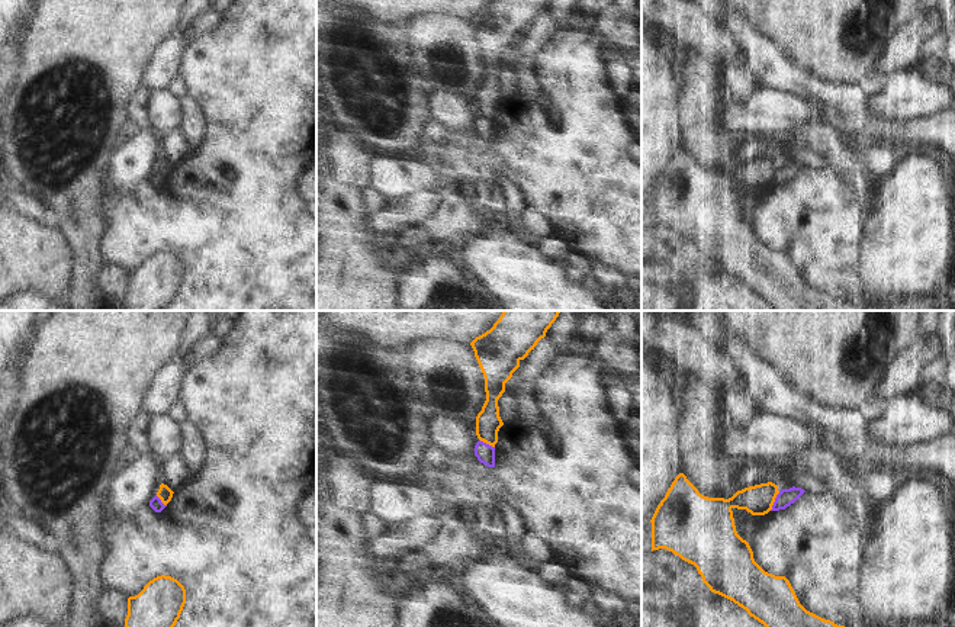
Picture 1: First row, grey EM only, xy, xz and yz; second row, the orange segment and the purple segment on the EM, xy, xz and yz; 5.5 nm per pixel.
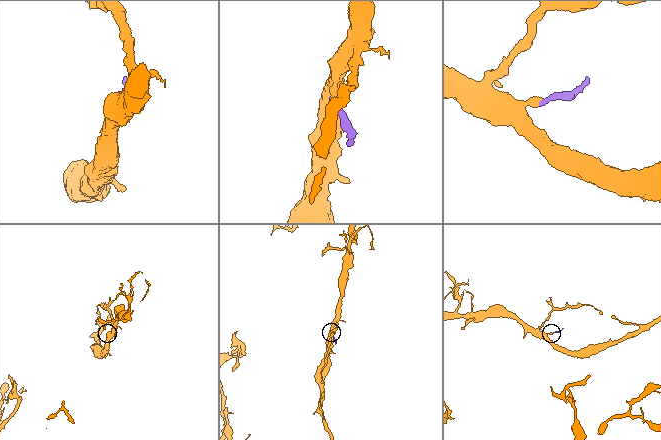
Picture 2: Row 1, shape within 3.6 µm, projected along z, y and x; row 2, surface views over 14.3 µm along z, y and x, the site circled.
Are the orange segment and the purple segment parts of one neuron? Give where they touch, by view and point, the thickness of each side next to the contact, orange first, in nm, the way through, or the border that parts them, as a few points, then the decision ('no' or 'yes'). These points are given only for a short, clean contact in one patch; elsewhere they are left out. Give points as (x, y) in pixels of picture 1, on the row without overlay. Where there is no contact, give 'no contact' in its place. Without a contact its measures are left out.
yz (774, 176) | 170/90 nm | along yz (780, 166), (769, 185) | no

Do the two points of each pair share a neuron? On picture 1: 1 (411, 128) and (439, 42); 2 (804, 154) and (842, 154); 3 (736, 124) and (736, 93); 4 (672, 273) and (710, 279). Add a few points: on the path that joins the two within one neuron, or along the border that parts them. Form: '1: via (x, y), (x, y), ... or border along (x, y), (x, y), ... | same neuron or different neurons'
1: border along (408, 48), (412, 63), (433, 84) | different neurons
2: border along (788, 138), (819, 153), (830, 169) | different neurons
3: border along (755, 89), (745, 103), (730, 105) | different neurons
4: border along (703, 267), (684, 293) | different neurons

